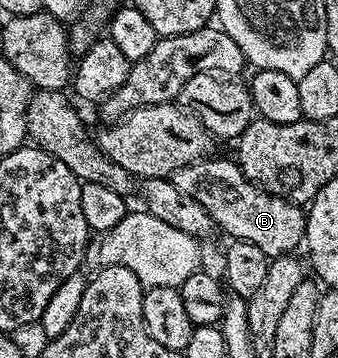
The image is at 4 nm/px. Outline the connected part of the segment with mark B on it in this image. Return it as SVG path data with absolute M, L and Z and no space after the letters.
M208 156L201 162L194 162L185 168L177 168L177 172L173 172L170 176L171 182L177 184L181 192L193 196L193 200L197 200L197 204L201 204L205 212L213 216L216 227L220 231L224 230L225 233L232 234L230 236L232 239L257 244L257 248L265 252L268 260L279 258L283 254L291 254L294 246L304 241L307 232L307 216L304 207L294 202L286 202L284 198L278 198L275 194L268 194L266 190L250 182L241 172L238 161L231 159L230 162L227 158L215 157Z

